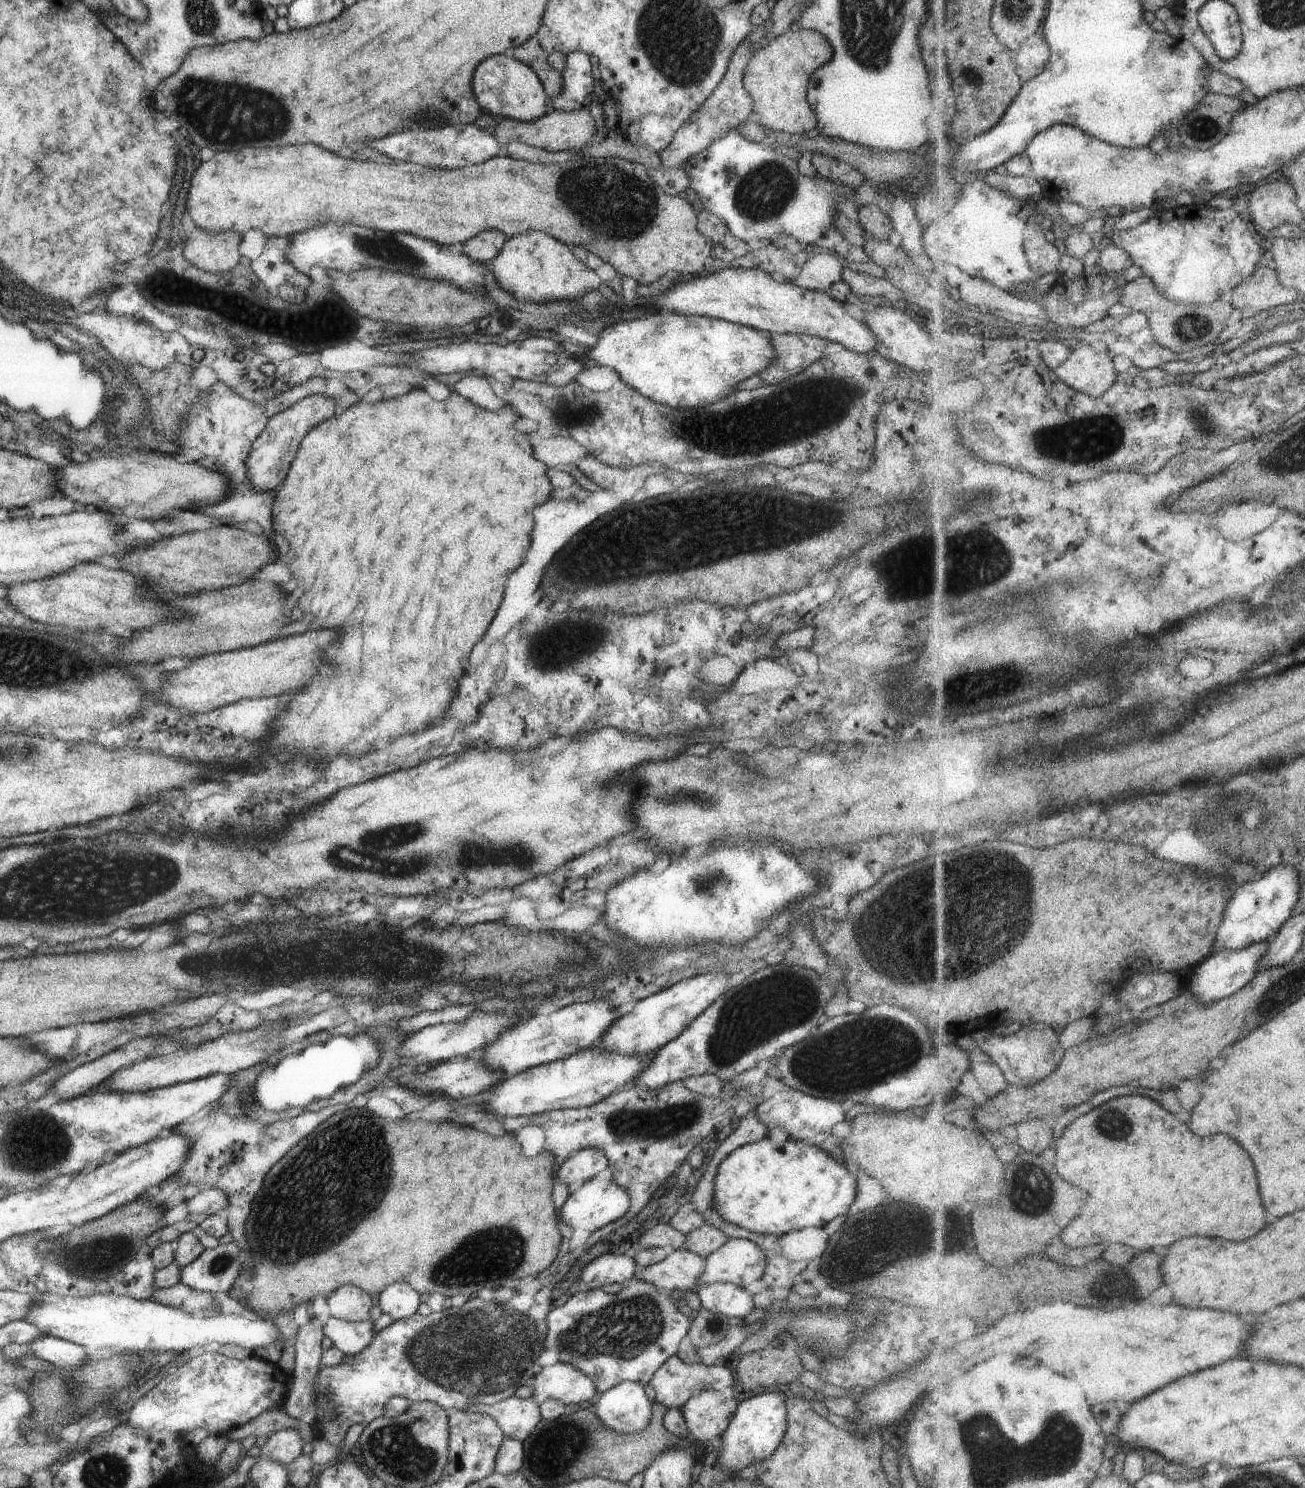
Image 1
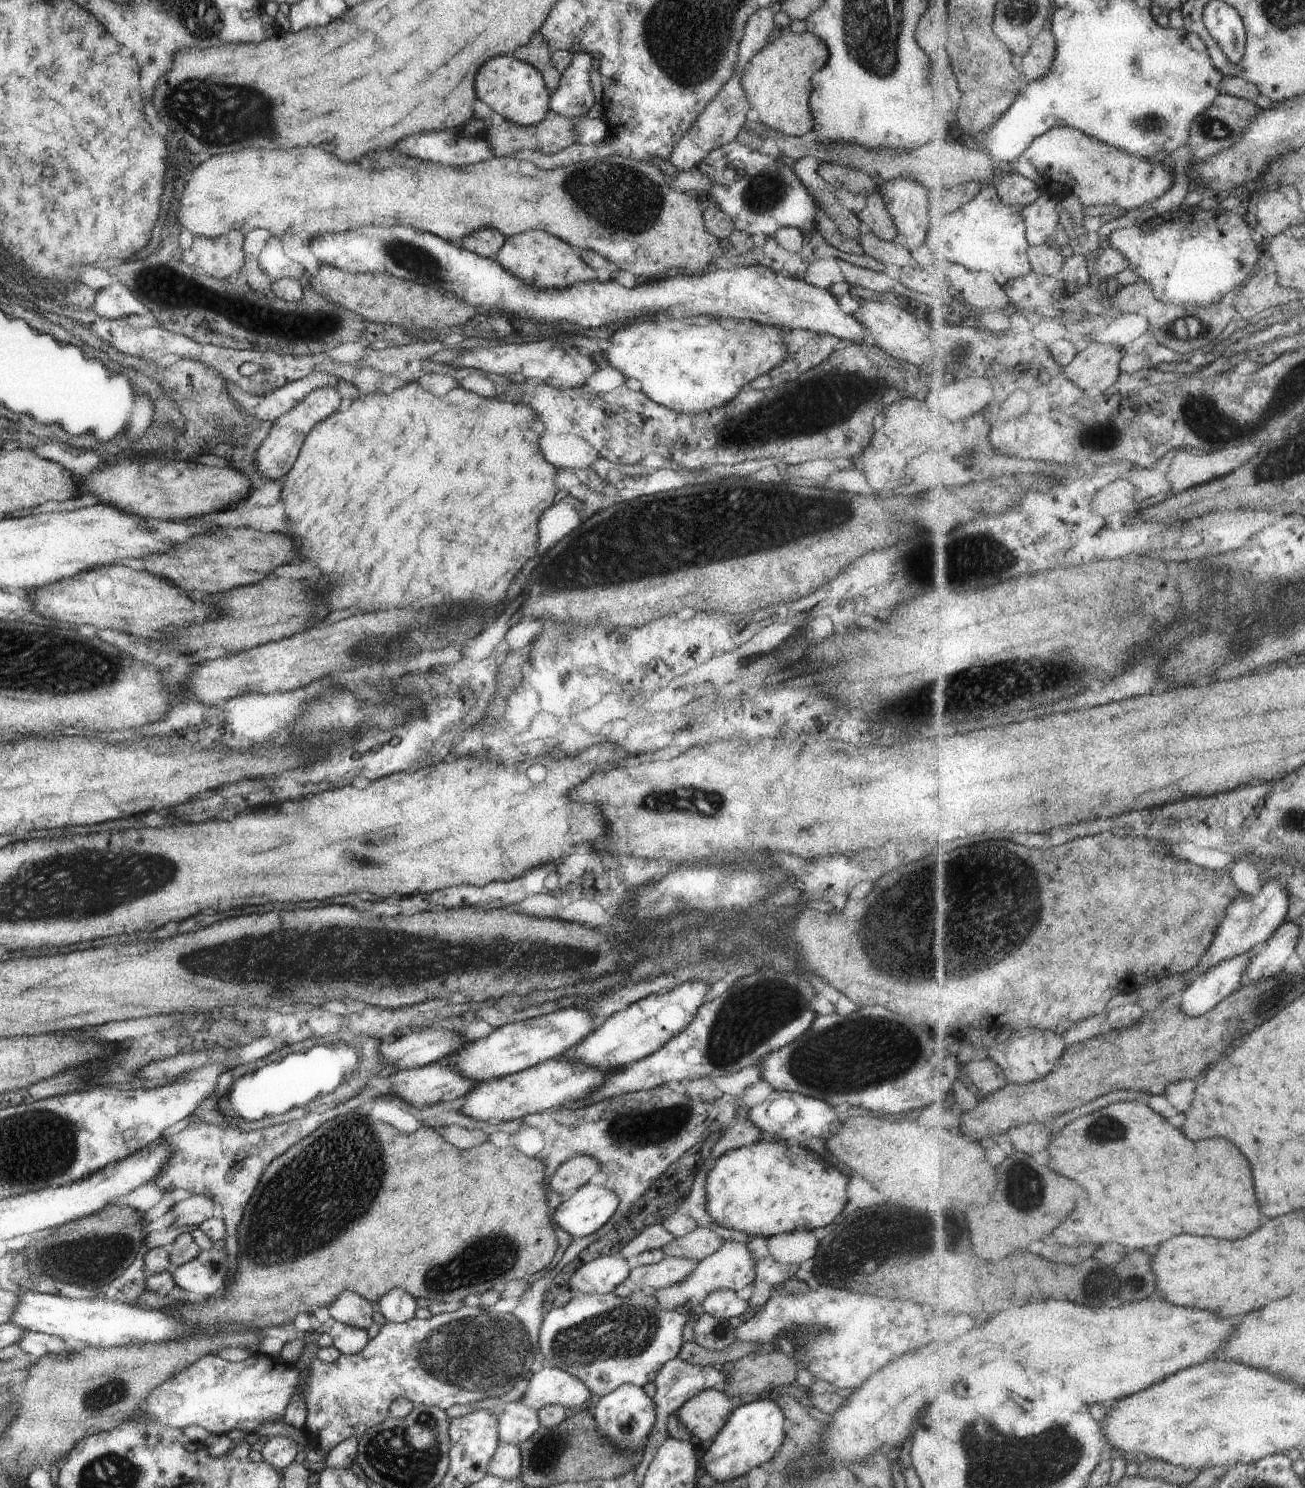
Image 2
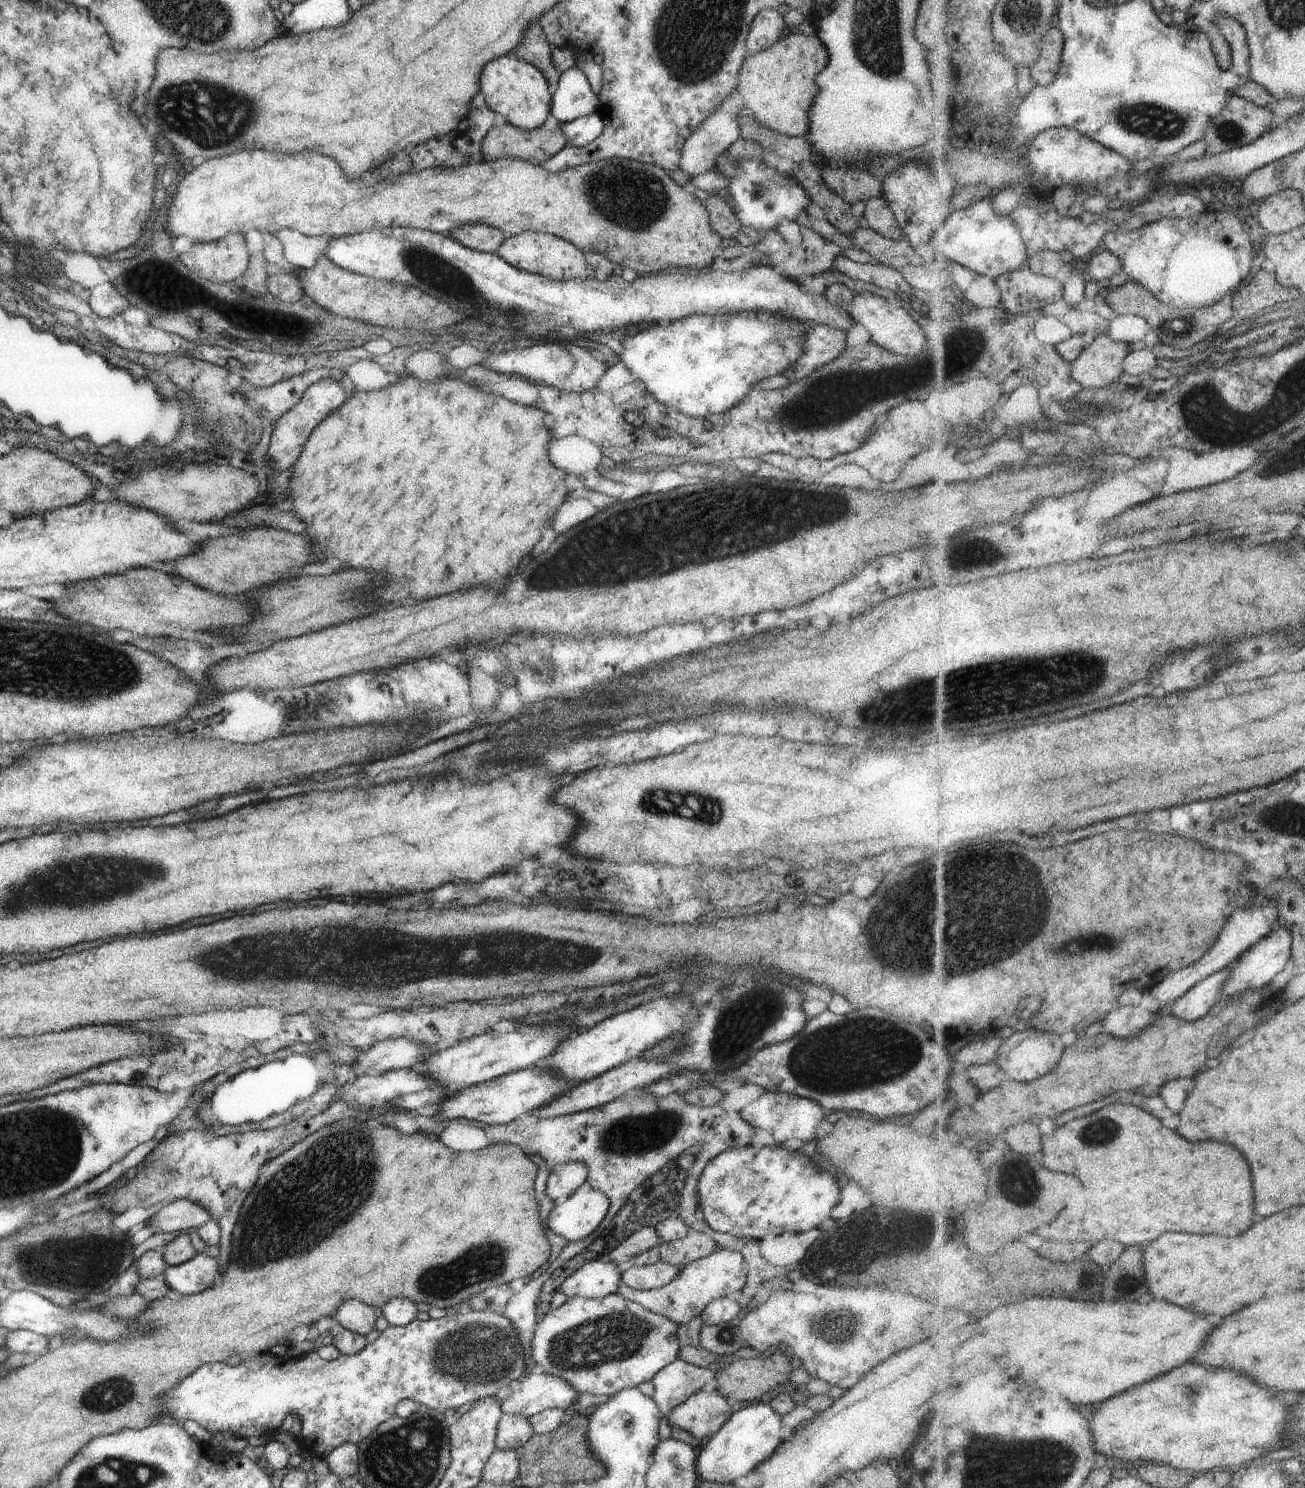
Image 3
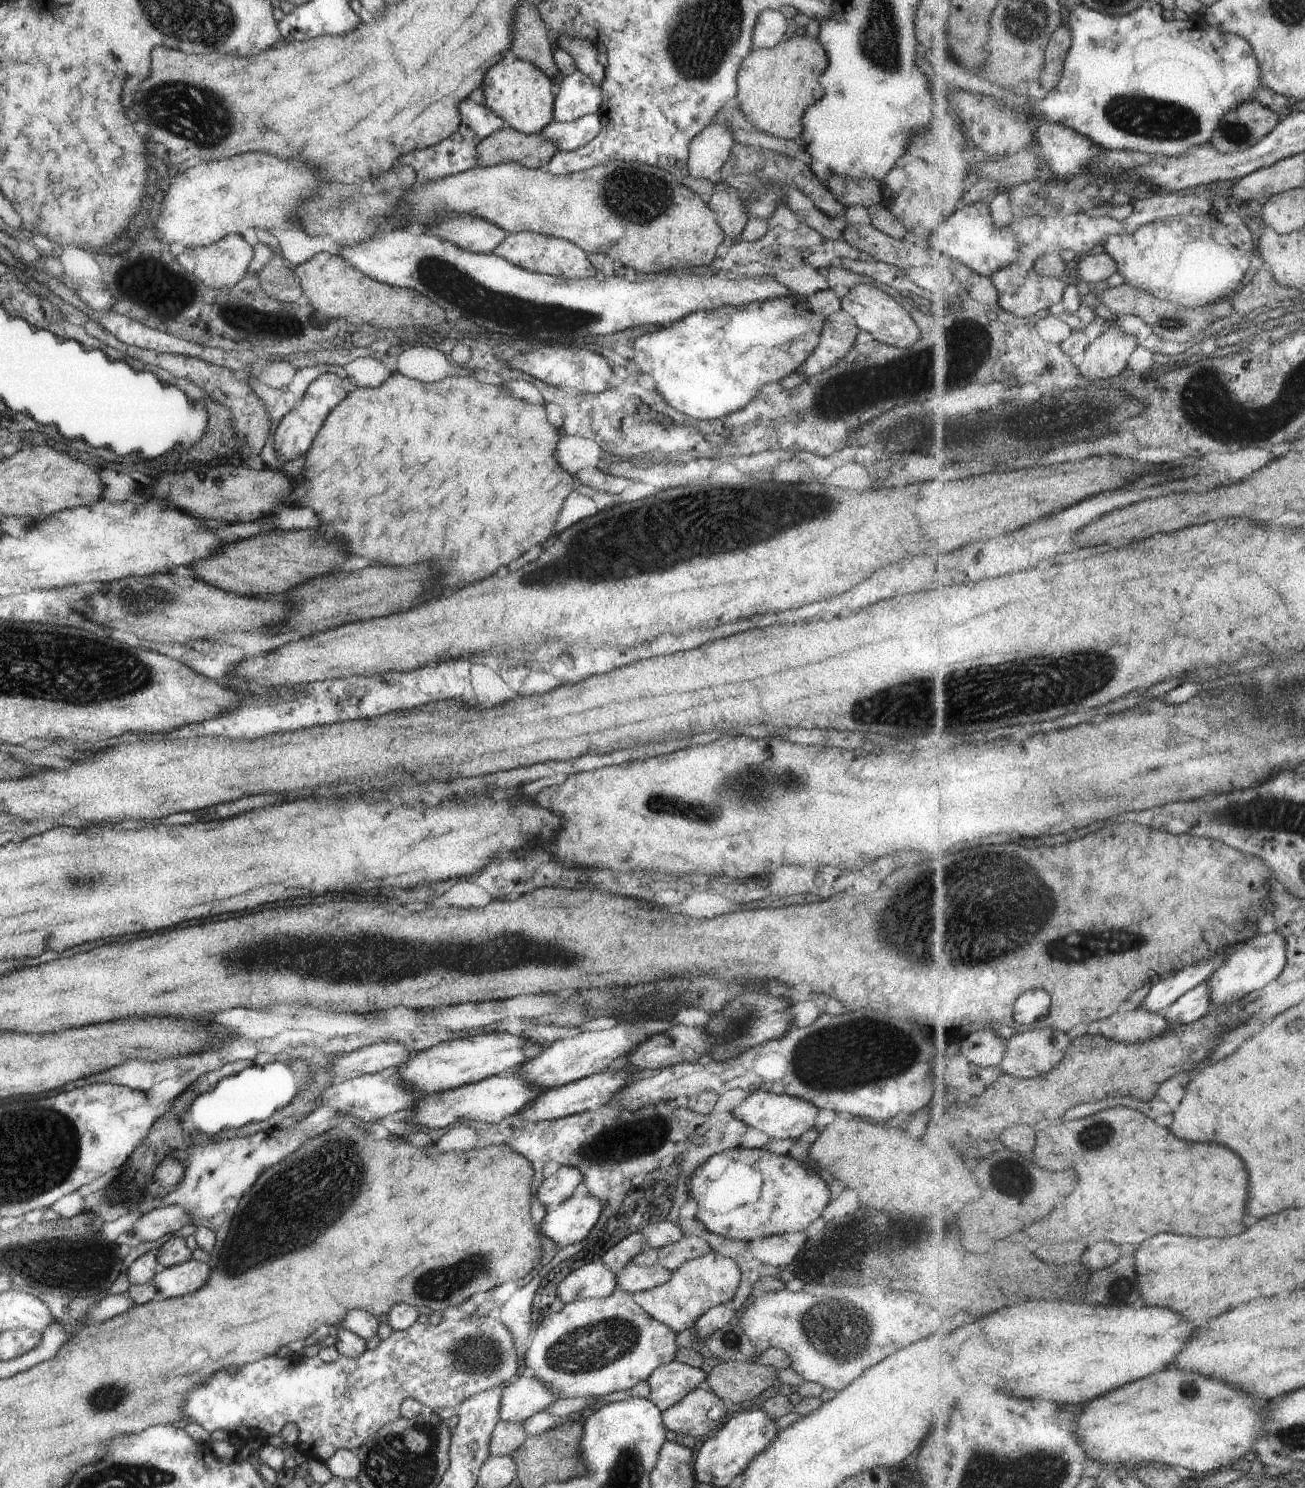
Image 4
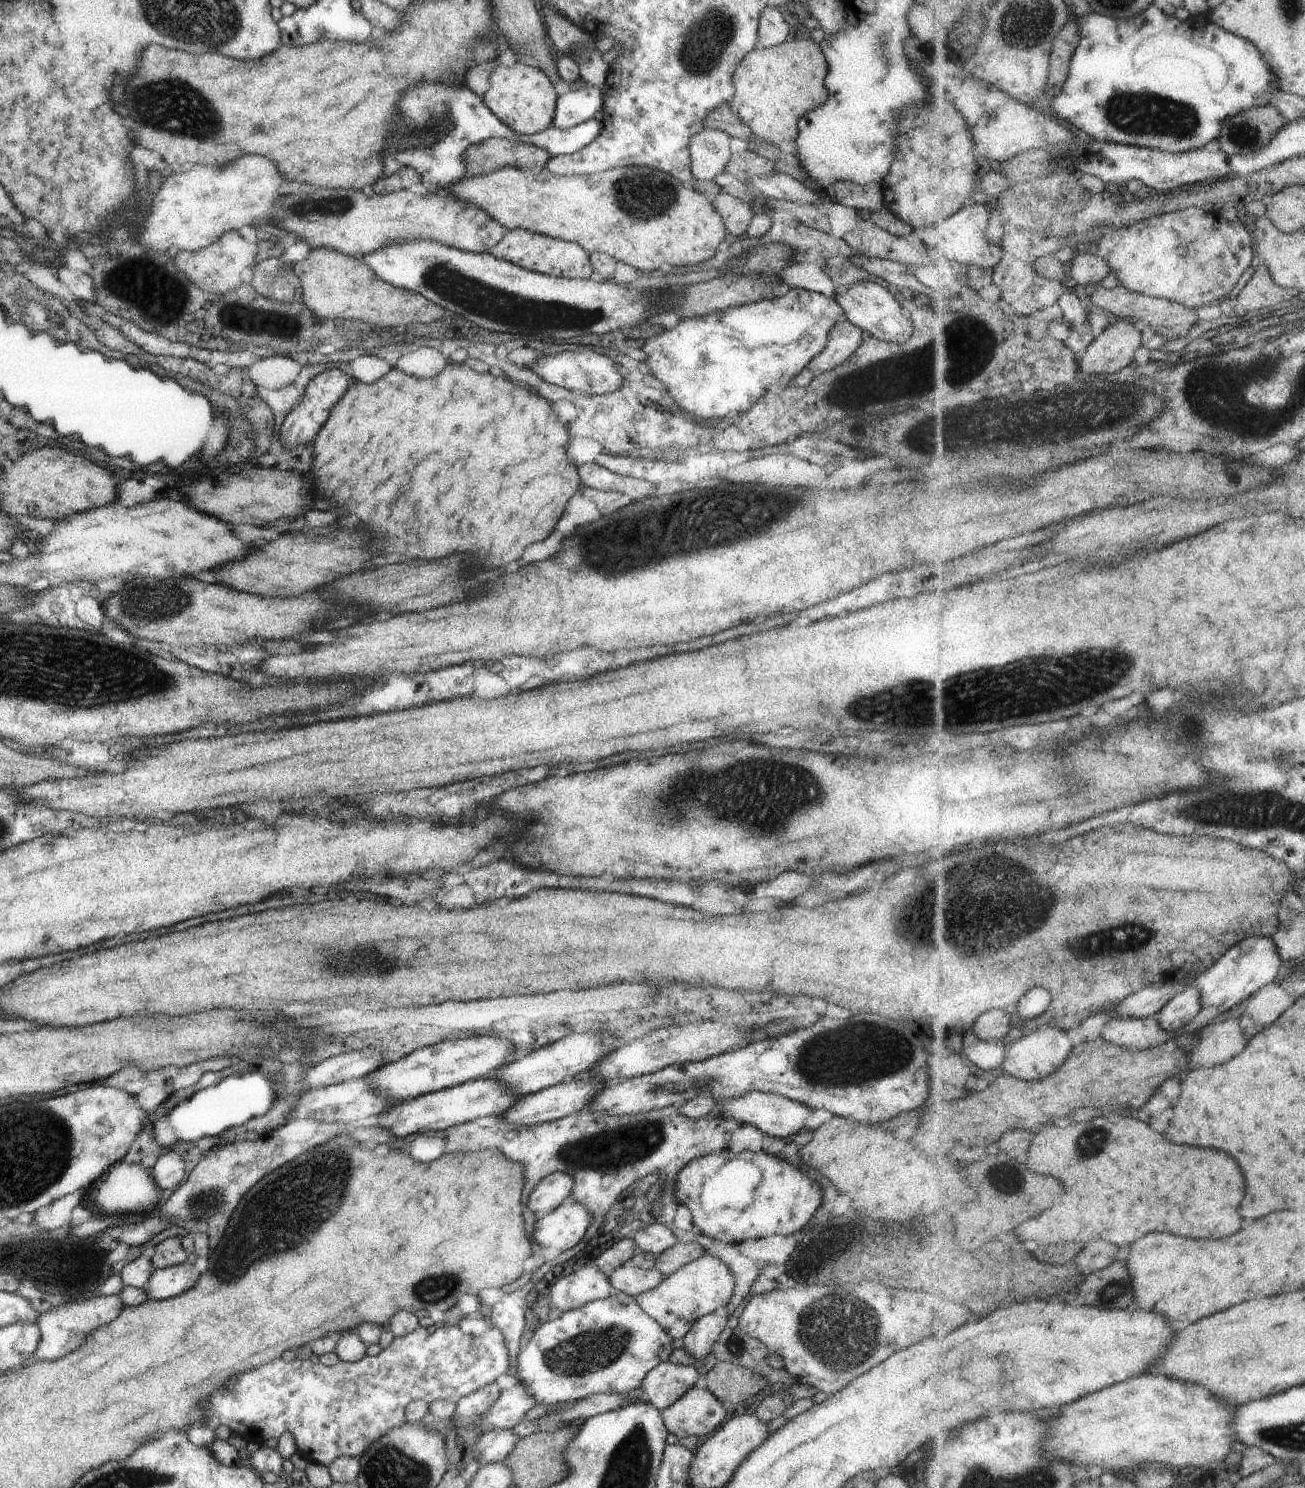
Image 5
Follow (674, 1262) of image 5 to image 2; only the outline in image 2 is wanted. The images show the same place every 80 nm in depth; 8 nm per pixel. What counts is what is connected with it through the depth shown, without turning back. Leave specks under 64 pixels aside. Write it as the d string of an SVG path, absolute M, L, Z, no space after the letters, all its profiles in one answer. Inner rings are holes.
M697 1226L691 1232L670 1240L660 1249L665 1257L679 1257L697 1262L713 1254L723 1243L722 1238L714 1232Z

